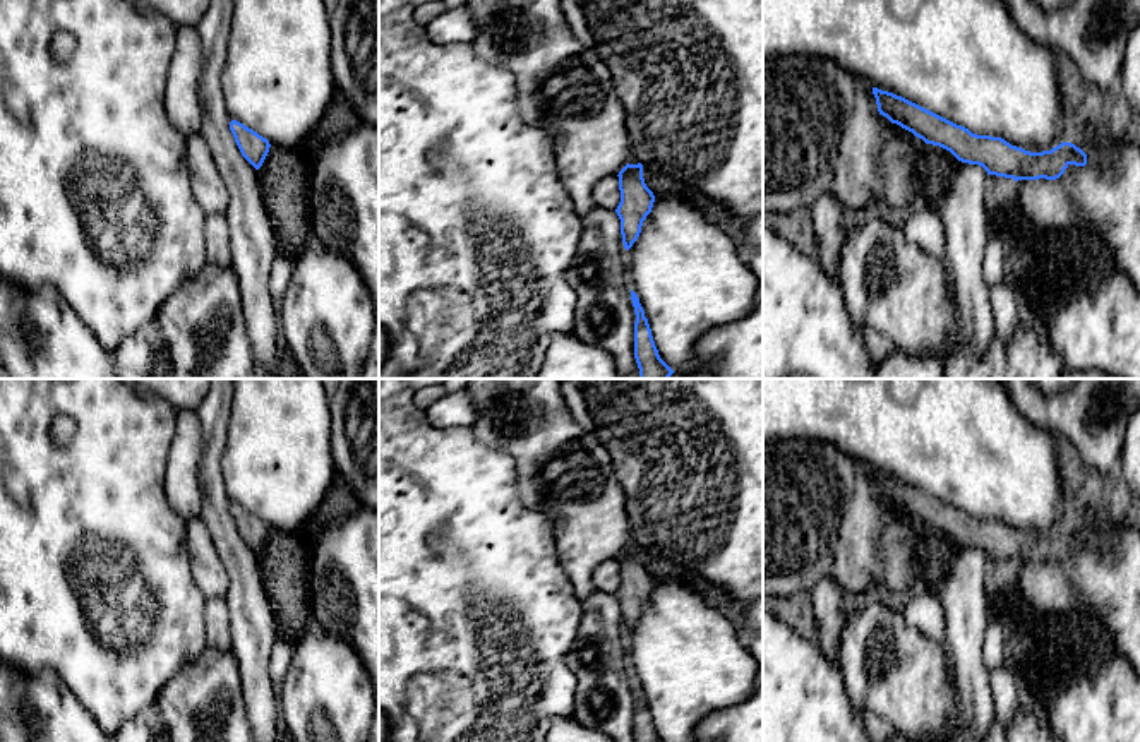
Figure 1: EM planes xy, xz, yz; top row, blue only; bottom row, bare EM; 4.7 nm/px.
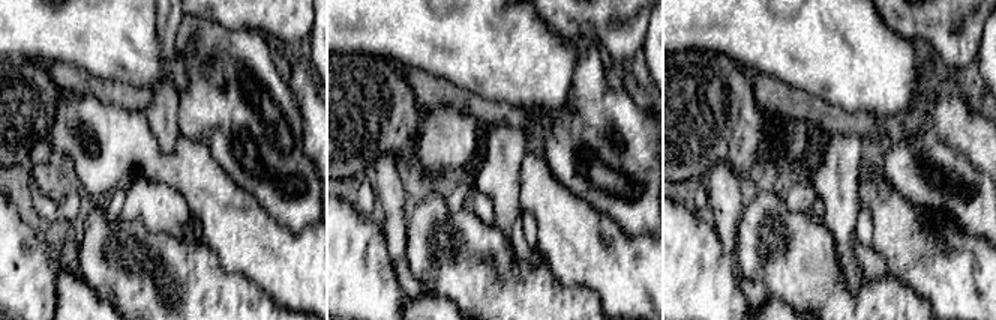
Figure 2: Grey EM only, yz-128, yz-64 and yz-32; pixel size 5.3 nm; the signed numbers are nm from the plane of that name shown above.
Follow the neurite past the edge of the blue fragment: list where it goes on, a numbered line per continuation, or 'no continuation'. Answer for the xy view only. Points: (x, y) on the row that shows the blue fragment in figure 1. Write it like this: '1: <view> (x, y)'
no continuation

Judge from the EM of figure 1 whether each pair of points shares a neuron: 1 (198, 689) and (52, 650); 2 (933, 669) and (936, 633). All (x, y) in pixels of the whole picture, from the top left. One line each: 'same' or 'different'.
1: different
2: different

